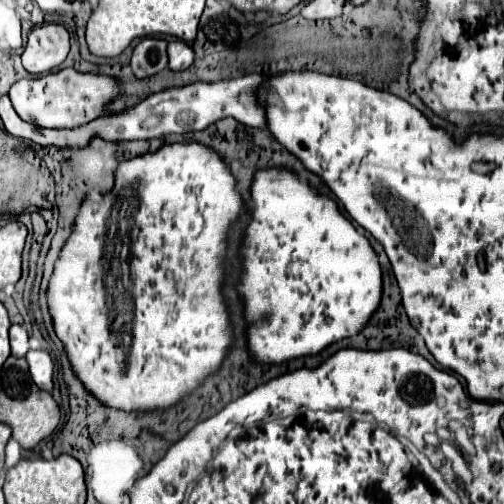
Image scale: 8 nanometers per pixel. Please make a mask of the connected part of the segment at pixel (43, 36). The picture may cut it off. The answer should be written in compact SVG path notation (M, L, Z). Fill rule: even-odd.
M45 23L29 33L27 47L21 55L23 67L31 75L49 73L59 67L69 53L69 33L59 23Z

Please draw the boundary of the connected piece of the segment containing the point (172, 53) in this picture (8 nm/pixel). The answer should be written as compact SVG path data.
M171 41L167 47L167 53L169 53L169 67L173 71L187 69L195 57L191 45L187 45L185 41Z

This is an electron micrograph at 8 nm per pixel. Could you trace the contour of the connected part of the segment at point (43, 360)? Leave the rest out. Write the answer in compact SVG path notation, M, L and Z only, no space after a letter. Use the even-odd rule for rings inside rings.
M29 351L27 353L27 363L29 363L29 373L33 383L41 387L43 391L53 389L53 361L47 351Z

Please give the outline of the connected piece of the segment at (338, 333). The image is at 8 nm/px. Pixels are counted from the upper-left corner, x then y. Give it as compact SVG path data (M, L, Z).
M287 169L257 171L255 181L253 181L253 201L255 201L253 219L247 229L247 239L245 239L245 247L243 247L243 273L236 287L238 293L241 293L245 299L245 315L249 321L249 351L253 353L253 359L261 361L261 363L283 363L287 359L319 353L327 345L331 345L343 337L351 337L351 335L359 333L381 301L381 267L379 267L377 255L375 255L371 243L367 241L367 237L361 235L360 231L353 227L353 223L339 213L335 201L315 193L305 181L301 181L297 175L293 175Z

